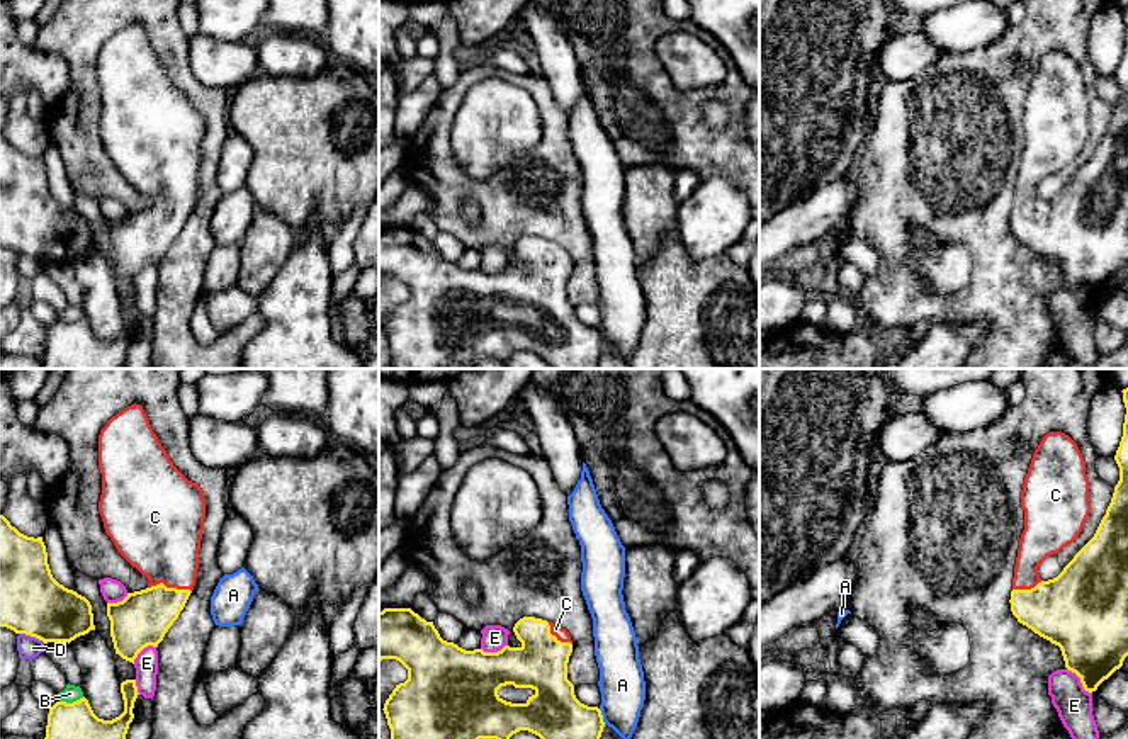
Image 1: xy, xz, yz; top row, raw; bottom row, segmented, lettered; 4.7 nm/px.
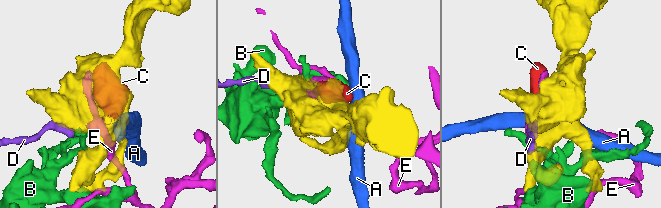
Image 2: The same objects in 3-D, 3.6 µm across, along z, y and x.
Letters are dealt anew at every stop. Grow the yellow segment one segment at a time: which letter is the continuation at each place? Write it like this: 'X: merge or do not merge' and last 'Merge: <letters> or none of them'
A: do not merge
B: do not merge
C: merge
D: do not merge
E: do not merge
Merge: C

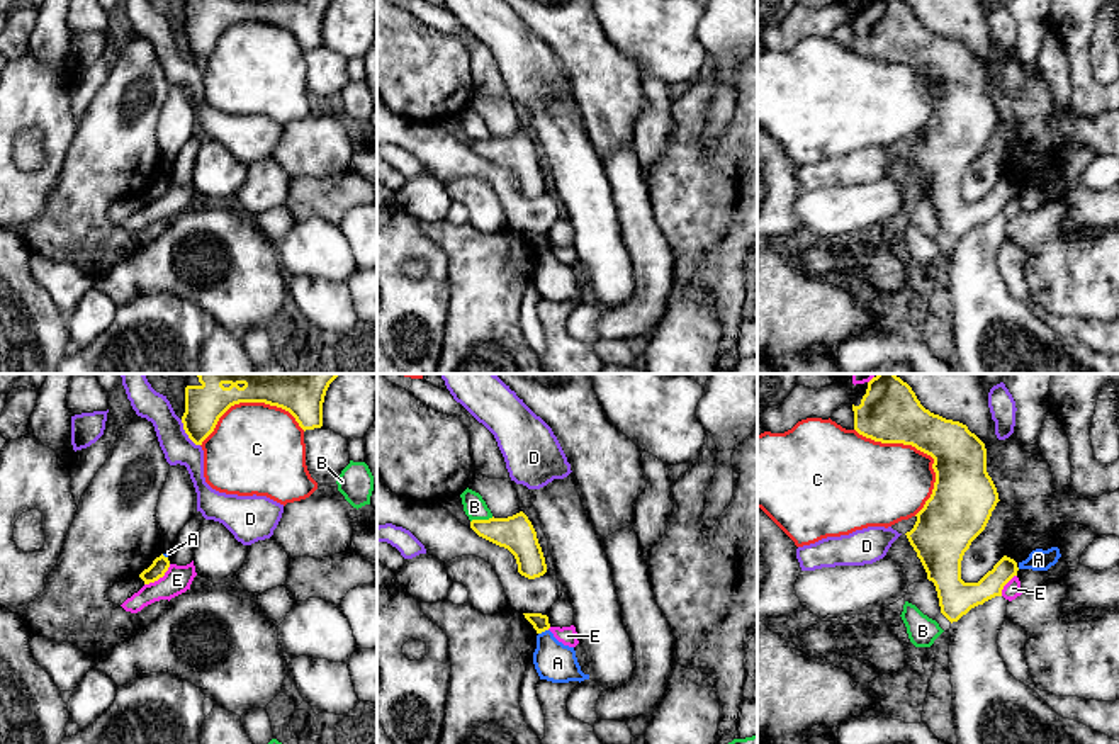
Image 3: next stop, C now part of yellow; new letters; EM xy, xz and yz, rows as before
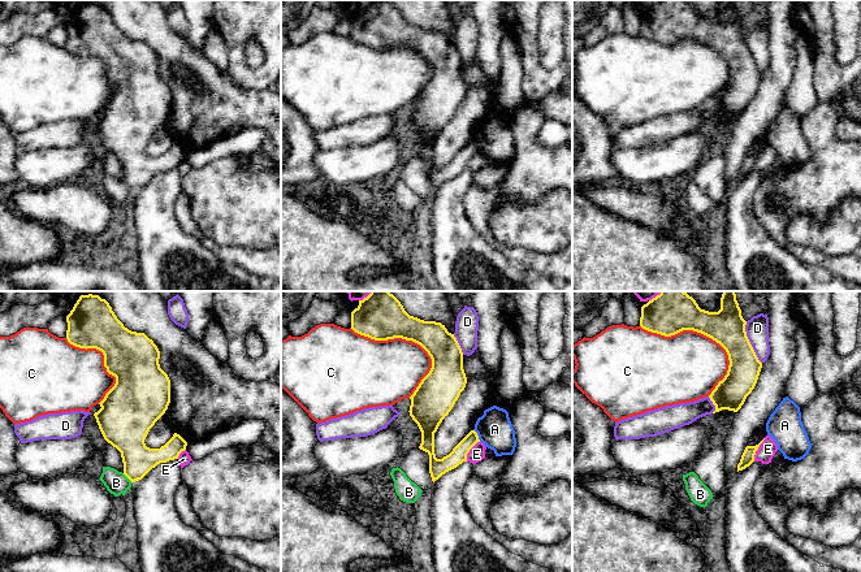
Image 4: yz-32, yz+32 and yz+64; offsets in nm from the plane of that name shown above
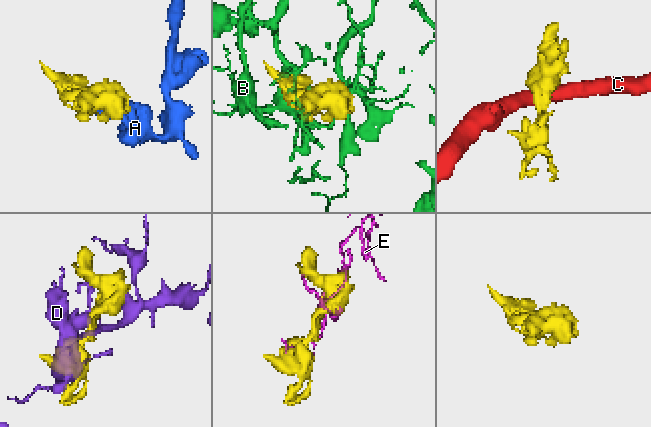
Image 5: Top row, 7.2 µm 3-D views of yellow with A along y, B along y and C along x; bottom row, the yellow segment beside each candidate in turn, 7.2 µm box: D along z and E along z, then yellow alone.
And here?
A: do not merge
B: do not merge
C: do not merge
D: do not merge
E: do not merge
Merge: none of them

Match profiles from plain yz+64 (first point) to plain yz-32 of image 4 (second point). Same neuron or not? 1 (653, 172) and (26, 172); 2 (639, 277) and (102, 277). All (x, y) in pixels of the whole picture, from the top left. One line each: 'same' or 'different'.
1: same
2: different

